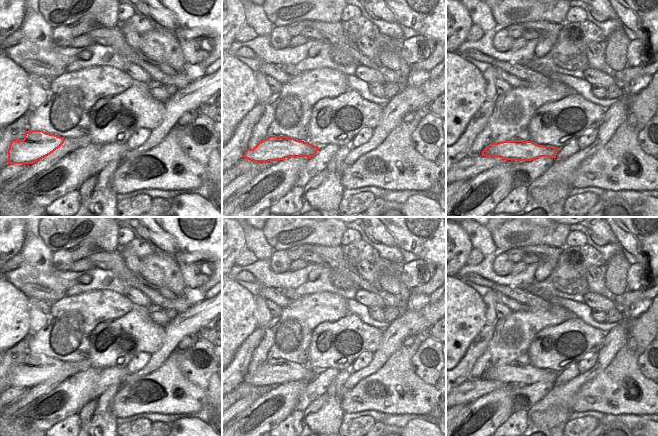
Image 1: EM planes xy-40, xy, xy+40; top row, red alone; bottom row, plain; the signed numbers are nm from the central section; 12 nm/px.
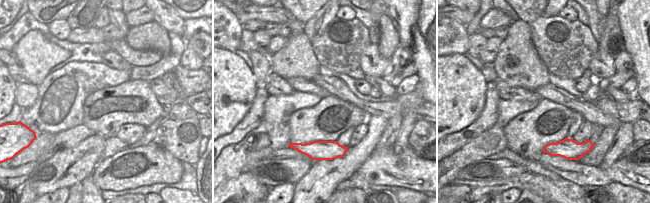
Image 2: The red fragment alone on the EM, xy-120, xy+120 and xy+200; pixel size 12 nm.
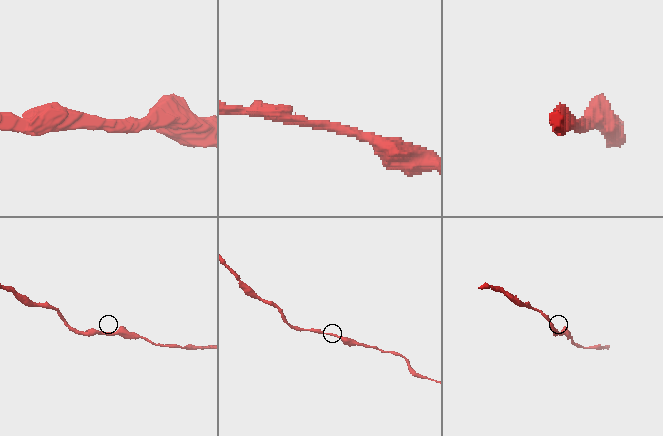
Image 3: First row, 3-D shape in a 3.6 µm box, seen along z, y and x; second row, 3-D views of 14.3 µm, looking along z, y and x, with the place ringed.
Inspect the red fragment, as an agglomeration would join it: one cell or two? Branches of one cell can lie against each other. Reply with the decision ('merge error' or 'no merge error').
no merge error

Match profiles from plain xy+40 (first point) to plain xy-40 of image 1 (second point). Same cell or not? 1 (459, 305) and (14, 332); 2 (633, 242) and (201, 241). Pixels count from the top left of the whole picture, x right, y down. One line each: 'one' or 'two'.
1: one
2: one

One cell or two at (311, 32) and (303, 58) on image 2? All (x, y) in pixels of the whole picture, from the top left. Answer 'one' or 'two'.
two

